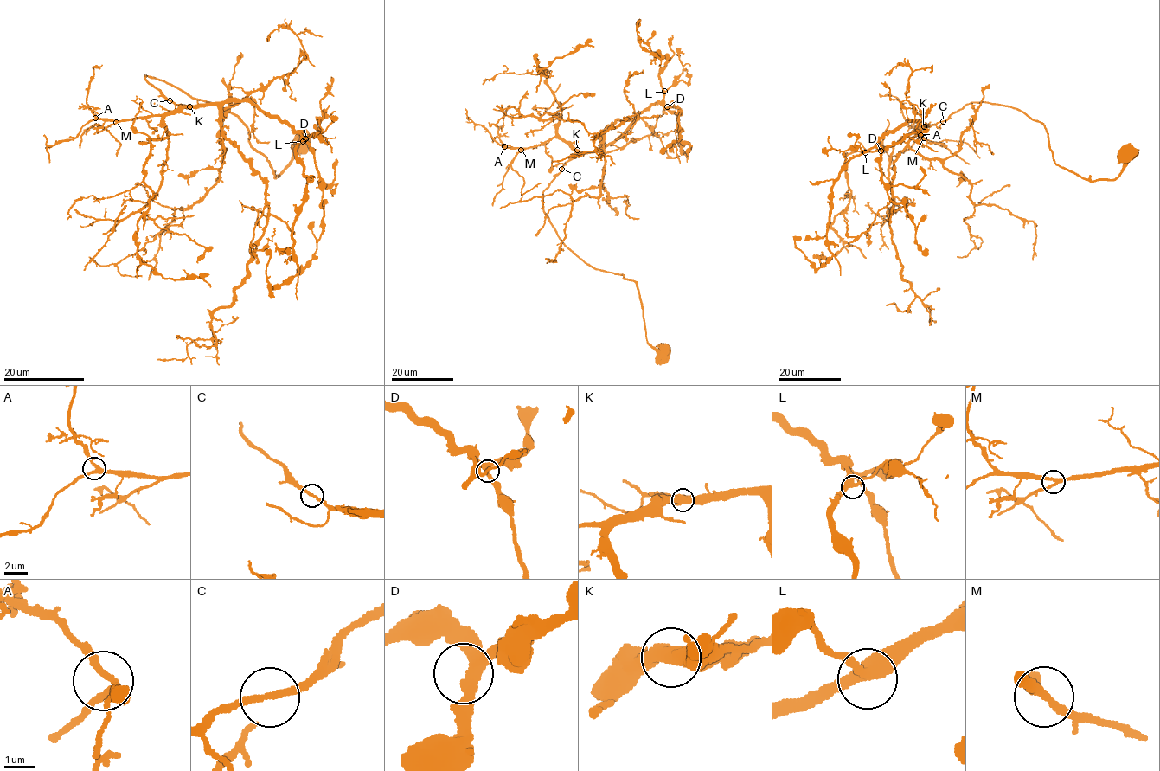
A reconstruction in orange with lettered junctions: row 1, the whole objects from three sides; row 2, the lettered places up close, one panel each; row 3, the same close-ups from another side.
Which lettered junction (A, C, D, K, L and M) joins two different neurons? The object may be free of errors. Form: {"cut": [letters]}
{"cut": []}

